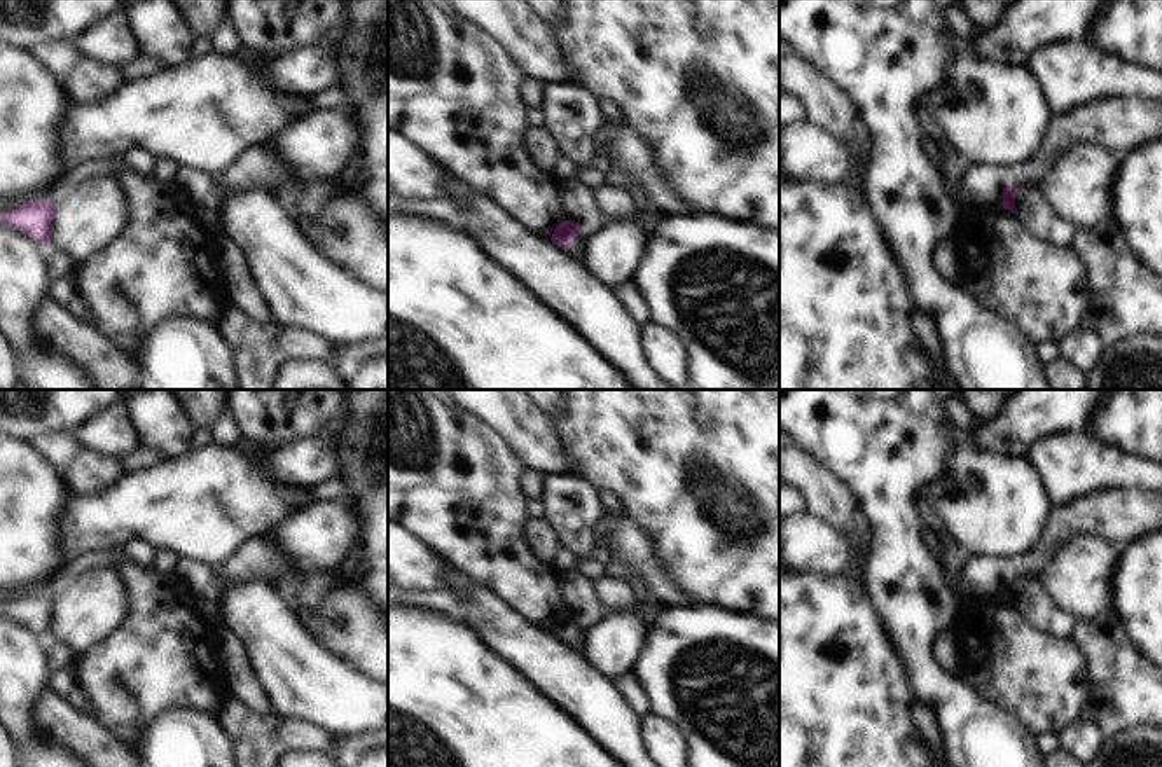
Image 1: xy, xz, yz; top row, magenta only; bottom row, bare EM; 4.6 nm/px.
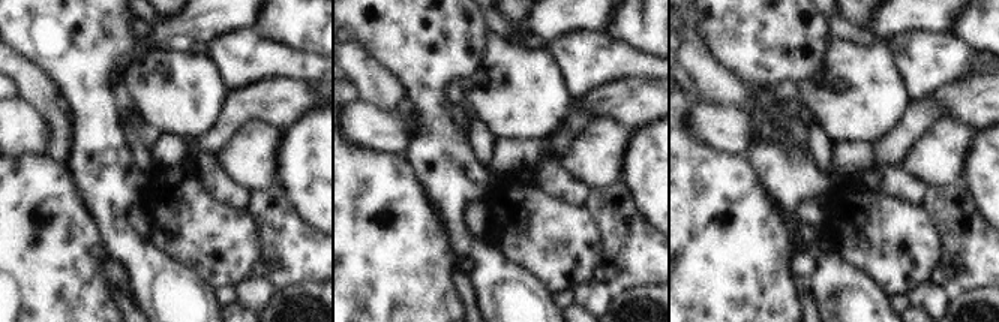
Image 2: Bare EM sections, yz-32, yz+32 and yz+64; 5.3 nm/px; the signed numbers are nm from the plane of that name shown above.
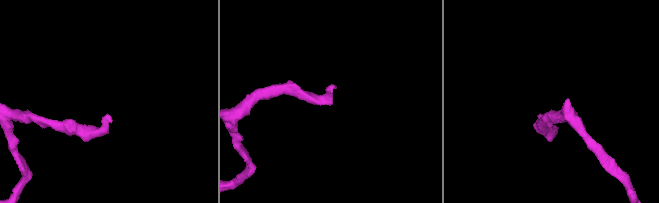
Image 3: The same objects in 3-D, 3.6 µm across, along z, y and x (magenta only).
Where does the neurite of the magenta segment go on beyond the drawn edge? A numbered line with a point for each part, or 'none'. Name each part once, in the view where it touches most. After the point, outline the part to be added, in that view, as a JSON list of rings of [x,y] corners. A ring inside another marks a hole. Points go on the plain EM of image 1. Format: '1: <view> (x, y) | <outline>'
1: yz (1033, 603) | [[[1020,578],[1013,594],[1017,599],[1017,610],[1038,631],[1047,632],[1057,639],[1071,639],[1076,627],[1076,617],[1055,606],[1038,578]]]

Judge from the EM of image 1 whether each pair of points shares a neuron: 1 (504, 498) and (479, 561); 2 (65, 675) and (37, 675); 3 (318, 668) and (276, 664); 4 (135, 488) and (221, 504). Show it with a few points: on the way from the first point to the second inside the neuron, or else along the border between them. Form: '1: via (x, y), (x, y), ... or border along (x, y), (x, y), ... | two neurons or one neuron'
1: via (491, 514), (491, 537), (484, 545) | one neuron
2: border along (55, 673), (49, 685) | two neurons
3: via (308, 668), (287, 664) | one neuron
4: via (156, 504), (200, 504) | one neuron

